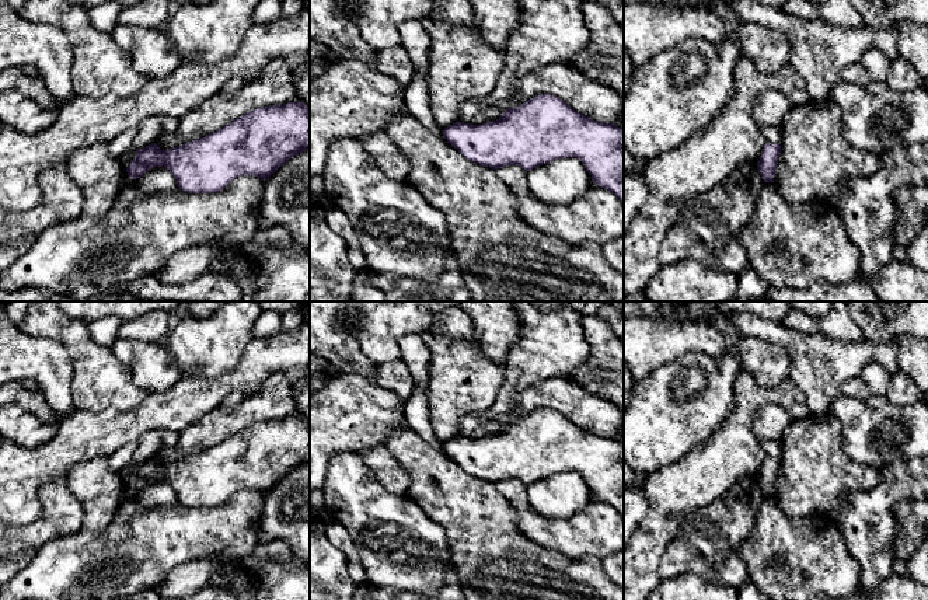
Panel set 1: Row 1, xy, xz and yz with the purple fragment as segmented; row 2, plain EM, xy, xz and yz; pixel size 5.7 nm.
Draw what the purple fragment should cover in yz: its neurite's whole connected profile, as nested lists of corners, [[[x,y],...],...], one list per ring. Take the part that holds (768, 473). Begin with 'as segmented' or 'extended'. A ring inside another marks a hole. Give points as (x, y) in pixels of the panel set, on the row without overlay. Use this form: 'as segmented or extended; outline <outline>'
as segmented; outline [[[765,457],[757,477],[757,485],[760,486],[764,496],[774,496],[775,481],[781,468],[781,460]]]

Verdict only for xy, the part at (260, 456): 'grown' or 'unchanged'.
unchanged

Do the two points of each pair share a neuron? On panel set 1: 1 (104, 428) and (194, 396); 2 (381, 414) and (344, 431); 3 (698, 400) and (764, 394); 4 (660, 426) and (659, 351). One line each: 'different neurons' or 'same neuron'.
1: same neuron
2: same neuron
3: different neurons
4: different neurons

